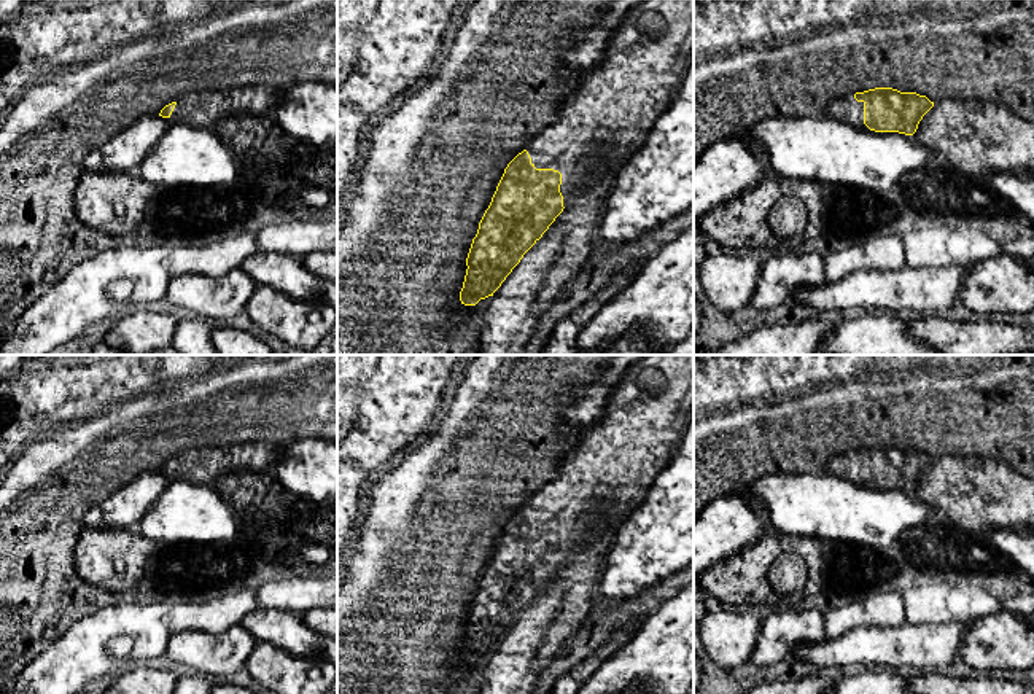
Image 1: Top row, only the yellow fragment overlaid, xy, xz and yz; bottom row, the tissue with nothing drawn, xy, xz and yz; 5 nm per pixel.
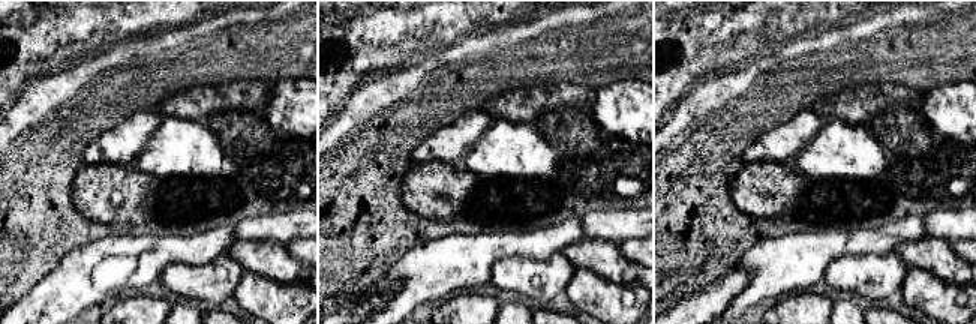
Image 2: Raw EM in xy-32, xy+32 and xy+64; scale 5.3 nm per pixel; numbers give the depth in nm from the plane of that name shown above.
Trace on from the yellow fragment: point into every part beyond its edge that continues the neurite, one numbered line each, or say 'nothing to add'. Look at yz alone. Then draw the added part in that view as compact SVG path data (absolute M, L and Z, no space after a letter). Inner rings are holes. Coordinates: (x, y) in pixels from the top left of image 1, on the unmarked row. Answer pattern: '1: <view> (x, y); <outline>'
1: yz (843, 467); M854 454L835 455L827 460L826 473L842 478L853 479L856 478L857 457Z

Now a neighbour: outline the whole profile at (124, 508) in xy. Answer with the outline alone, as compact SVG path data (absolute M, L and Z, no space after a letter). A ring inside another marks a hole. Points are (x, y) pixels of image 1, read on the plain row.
M145 471L129 484L107 495L84 514L89 528L137 528L169 487L172 474Z

